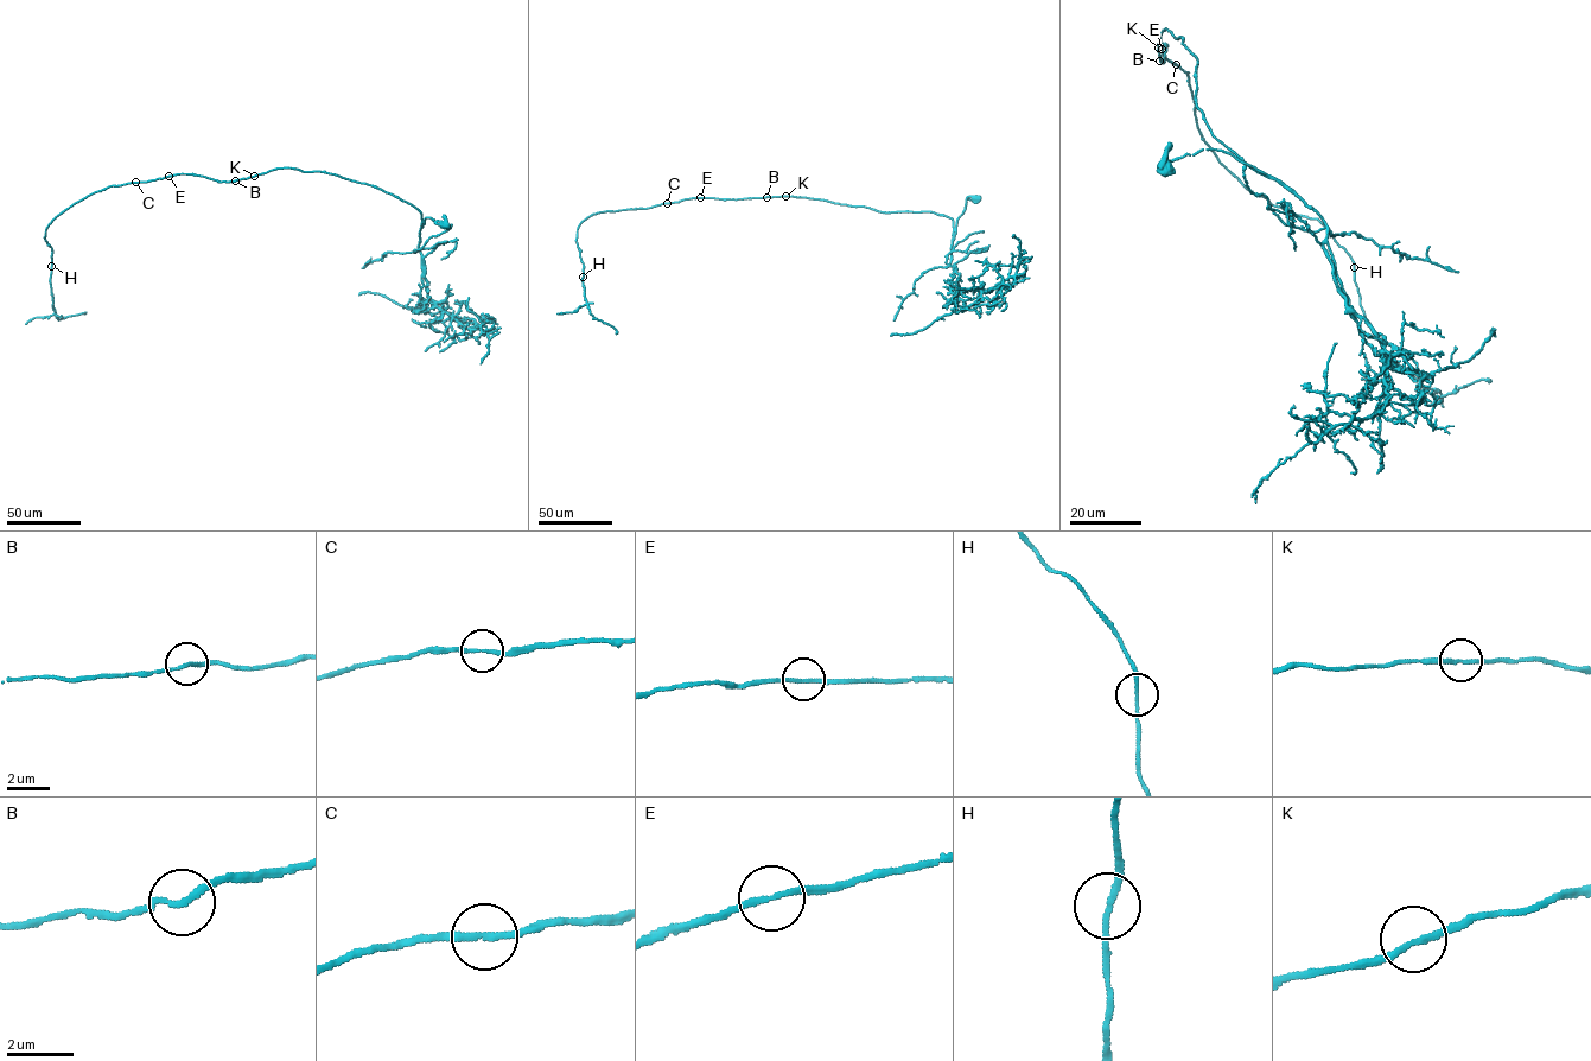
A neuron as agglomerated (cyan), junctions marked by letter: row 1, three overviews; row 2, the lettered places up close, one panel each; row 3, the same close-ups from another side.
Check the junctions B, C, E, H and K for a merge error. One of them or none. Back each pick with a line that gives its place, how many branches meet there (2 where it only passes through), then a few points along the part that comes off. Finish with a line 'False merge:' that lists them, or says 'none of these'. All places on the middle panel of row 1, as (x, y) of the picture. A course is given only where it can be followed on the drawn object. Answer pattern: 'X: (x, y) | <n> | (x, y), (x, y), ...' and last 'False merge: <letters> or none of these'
False merge: none of these

